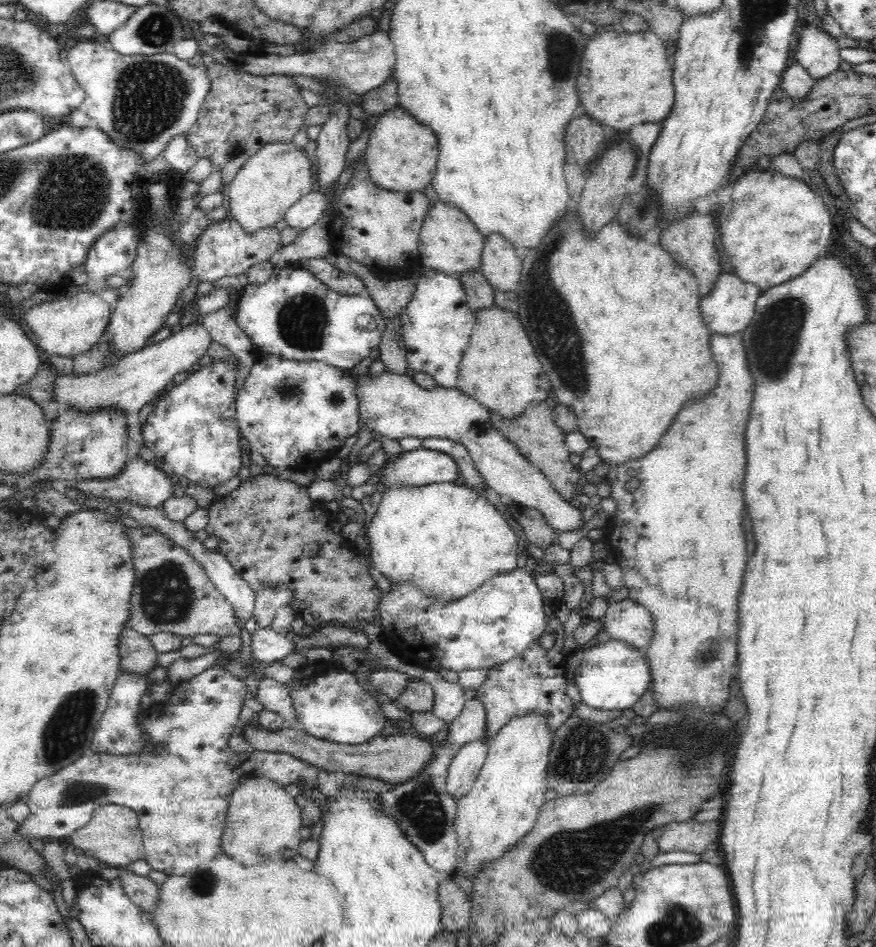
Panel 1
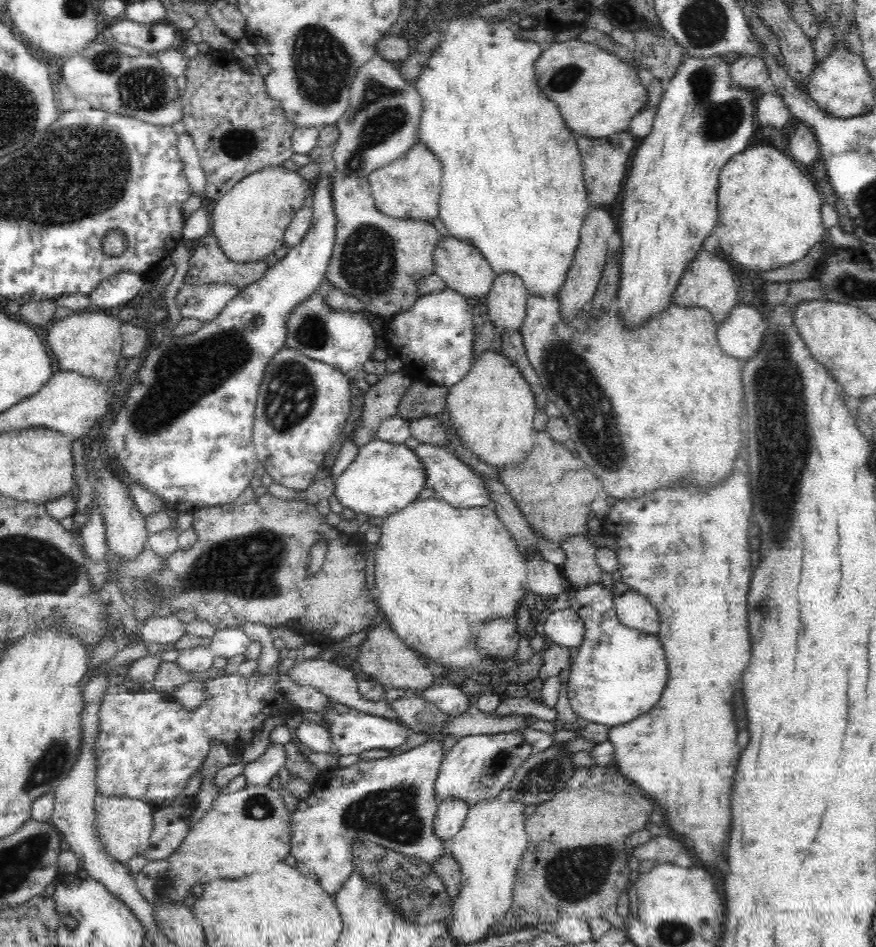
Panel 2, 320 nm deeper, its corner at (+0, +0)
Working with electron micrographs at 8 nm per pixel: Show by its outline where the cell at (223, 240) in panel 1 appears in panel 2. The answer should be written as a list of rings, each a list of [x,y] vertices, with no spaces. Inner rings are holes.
[[[208,233],[197,240],[192,248],[183,284],[192,286],[230,284],[240,290],[260,280],[271,262],[271,259],[244,264],[230,261],[222,253],[218,239]]]

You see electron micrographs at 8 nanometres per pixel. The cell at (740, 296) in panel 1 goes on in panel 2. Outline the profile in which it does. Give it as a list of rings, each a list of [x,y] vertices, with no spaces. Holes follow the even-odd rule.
[[[746,306],[740,312],[728,314],[727,319],[717,325],[717,339],[726,355],[746,362],[760,350],[766,329],[762,314]]]

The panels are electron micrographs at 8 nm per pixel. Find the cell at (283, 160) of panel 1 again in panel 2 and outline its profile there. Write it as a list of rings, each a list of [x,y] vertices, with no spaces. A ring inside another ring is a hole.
[[[284,165],[264,167],[237,182],[232,190],[210,208],[209,233],[218,239],[222,253],[236,263],[273,260],[273,254],[285,246],[284,233],[293,216],[304,207],[306,187],[296,171]]]

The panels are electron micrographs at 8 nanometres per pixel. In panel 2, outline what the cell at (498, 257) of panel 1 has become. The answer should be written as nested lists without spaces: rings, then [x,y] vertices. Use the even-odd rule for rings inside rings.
[[[502,273],[494,278],[486,297],[486,308],[496,332],[520,332],[527,315],[525,310],[528,297],[526,286],[518,275]]]

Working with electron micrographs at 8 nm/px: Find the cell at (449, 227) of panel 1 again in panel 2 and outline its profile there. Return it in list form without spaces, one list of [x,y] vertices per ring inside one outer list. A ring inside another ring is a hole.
[[[452,235],[448,238],[442,238],[437,244],[436,250],[433,250],[433,265],[435,273],[447,284],[448,289],[458,291],[468,299],[487,297],[493,280],[496,278],[488,261],[476,247],[458,241]]]

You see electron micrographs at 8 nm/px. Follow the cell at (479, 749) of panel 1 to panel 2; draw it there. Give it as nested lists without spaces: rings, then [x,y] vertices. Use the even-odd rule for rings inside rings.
[[[449,798],[437,806],[435,820],[432,822],[432,833],[448,847],[453,838],[460,832],[469,808],[468,804],[456,798]]]

